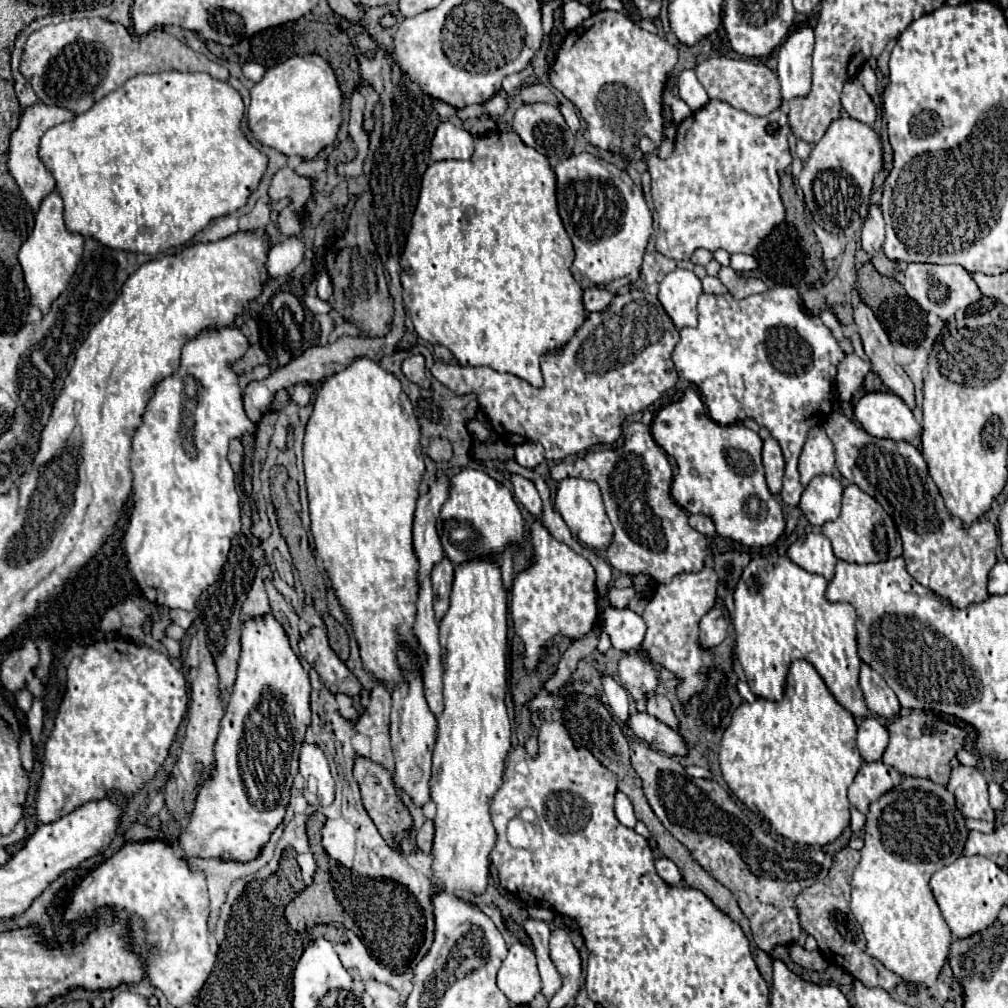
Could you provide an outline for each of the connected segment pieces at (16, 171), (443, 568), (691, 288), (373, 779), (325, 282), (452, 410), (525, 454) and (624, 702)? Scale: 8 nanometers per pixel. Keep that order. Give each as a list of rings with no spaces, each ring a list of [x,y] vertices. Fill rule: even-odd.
[[[36,103],[34,107],[26,109],[22,119],[20,119],[20,125],[18,129],[10,135],[10,149],[8,149],[8,171],[12,173],[12,177],[16,179],[24,199],[28,201],[28,205],[32,205],[32,211],[38,211],[42,199],[54,191],[54,177],[50,175],[50,171],[44,167],[44,163],[40,161],[38,157],[38,143],[40,143],[40,137],[54,125],[58,123],[64,123],[64,121],[70,121],[74,117],[72,111],[66,111],[62,107],[48,107],[44,103]]]
[[[444,557],[440,563],[434,565],[432,569],[432,587],[434,587],[434,613],[436,619],[440,621],[444,613],[448,611],[448,597],[452,591],[452,581],[454,581],[454,565],[448,557]]]
[[[676,269],[668,273],[658,291],[658,299],[676,325],[676,329],[682,329],[686,325],[696,325],[696,303],[702,295],[702,283],[700,279],[688,271],[688,269]]]
[[[356,755],[354,757],[354,779],[358,781],[360,785],[360,793],[362,793],[362,803],[364,803],[364,809],[368,811],[368,815],[372,817],[374,825],[378,827],[380,835],[392,845],[392,847],[398,847],[396,843],[396,833],[404,833],[404,835],[410,835],[410,829],[412,829],[412,819],[408,815],[408,809],[400,803],[398,799],[398,793],[394,789],[394,781],[392,781],[392,775],[378,763],[366,759],[366,757],[360,757]]]
[[[322,273],[322,275],[318,277],[318,297],[326,301],[330,295],[332,295],[332,283],[330,283],[330,277],[328,277],[328,273]]]
[[[398,351],[398,353],[390,355],[390,357],[384,357],[384,359],[380,361],[380,365],[382,365],[386,371],[394,373],[394,375],[400,379],[404,393],[406,393],[408,399],[412,401],[414,413],[416,413],[418,423],[420,423],[420,427],[422,427],[422,445],[426,447],[432,437],[446,437],[446,439],[452,443],[452,447],[454,447],[452,465],[454,465],[454,467],[464,467],[464,465],[468,463],[468,459],[470,459],[470,447],[472,447],[472,437],[470,437],[470,433],[466,431],[466,421],[470,421],[470,419],[476,417],[476,411],[478,411],[478,399],[476,399],[476,395],[474,395],[474,393],[458,395],[458,393],[454,393],[454,391],[450,393],[444,385],[432,385],[430,389],[422,389],[422,387],[414,385],[412,381],[408,381],[408,379],[404,377],[404,373],[402,373],[402,369],[400,369],[400,365],[402,365],[402,361],[404,361],[406,357],[408,357],[408,351]]]
[[[540,443],[516,445],[516,461],[524,467],[538,467],[544,461],[544,447]]]
[[[604,677],[604,691],[608,697],[608,703],[612,707],[612,715],[618,721],[626,721],[628,717],[628,693],[622,685],[618,685],[612,677]]]

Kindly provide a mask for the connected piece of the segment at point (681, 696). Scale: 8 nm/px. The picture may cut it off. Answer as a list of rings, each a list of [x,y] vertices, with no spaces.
[[[704,567],[698,573],[678,573],[670,583],[656,587],[646,609],[642,611],[642,619],[648,629],[640,647],[652,663],[676,675],[676,697],[682,705],[686,705],[692,697],[696,697],[696,693],[700,693],[700,689],[704,689],[704,685],[708,685],[708,673],[712,673],[714,659],[706,659],[708,651],[698,643],[698,623],[716,601],[716,585],[718,575],[710,567]]]

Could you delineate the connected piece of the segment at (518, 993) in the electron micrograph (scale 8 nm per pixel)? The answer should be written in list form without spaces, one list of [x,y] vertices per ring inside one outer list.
[[[514,943],[498,971],[498,987],[514,1005],[528,1005],[540,993],[540,975],[534,951]]]

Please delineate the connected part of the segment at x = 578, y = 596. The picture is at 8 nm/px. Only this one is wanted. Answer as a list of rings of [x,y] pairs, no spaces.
[[[510,475],[514,485],[514,495],[518,501],[536,517],[532,525],[532,545],[534,545],[534,563],[518,573],[512,583],[512,601],[510,613],[514,621],[514,631],[522,637],[526,645],[526,667],[536,669],[538,659],[542,657],[542,647],[548,639],[556,635],[564,635],[570,639],[578,639],[586,635],[594,623],[598,621],[598,607],[596,607],[596,573],[592,565],[576,555],[568,545],[556,541],[544,525],[538,521],[542,513],[542,499],[534,483],[522,475]]]

